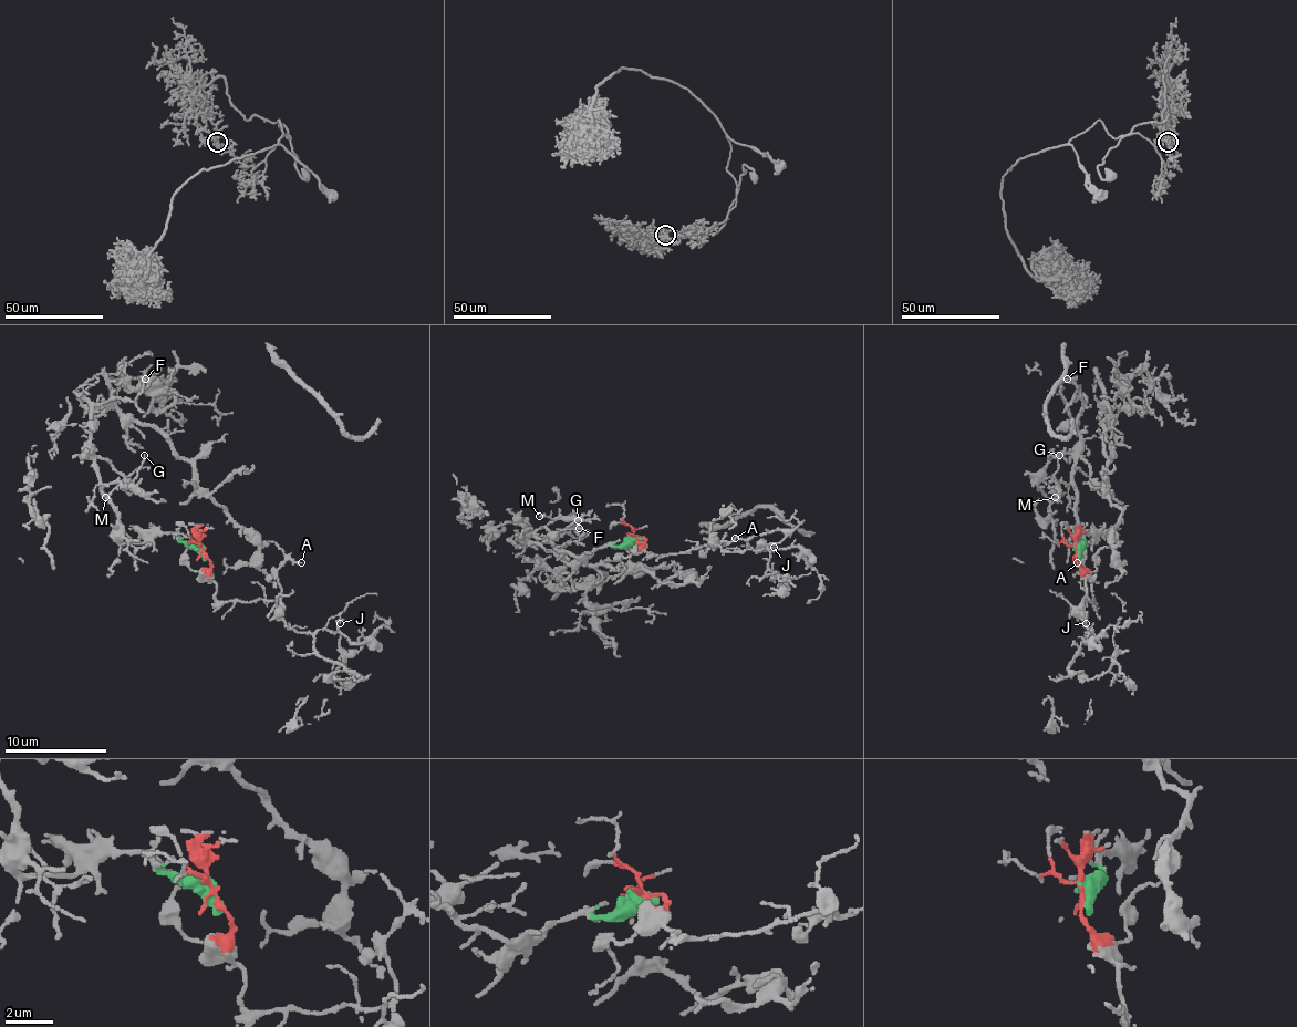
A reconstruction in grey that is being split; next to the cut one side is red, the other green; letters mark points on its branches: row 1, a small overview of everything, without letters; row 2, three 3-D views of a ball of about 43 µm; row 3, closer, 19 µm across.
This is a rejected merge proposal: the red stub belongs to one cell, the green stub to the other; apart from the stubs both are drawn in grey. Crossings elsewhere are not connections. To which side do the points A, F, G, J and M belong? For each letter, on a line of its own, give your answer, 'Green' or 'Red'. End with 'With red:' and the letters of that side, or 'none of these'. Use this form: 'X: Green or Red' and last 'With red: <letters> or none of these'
A: Red
F: Green
G: Green
J: Red
M: Green
With red: A, J

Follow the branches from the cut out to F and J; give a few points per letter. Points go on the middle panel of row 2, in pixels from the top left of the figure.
F: (636, 537), (584, 555), (562, 552), (549, 537), (524, 540), (529, 545), (562, 537), (574, 521), (580, 527)
J: (636, 537), (644, 540), (651, 555), (677, 555), (711, 545), (730, 552), (774, 548)

